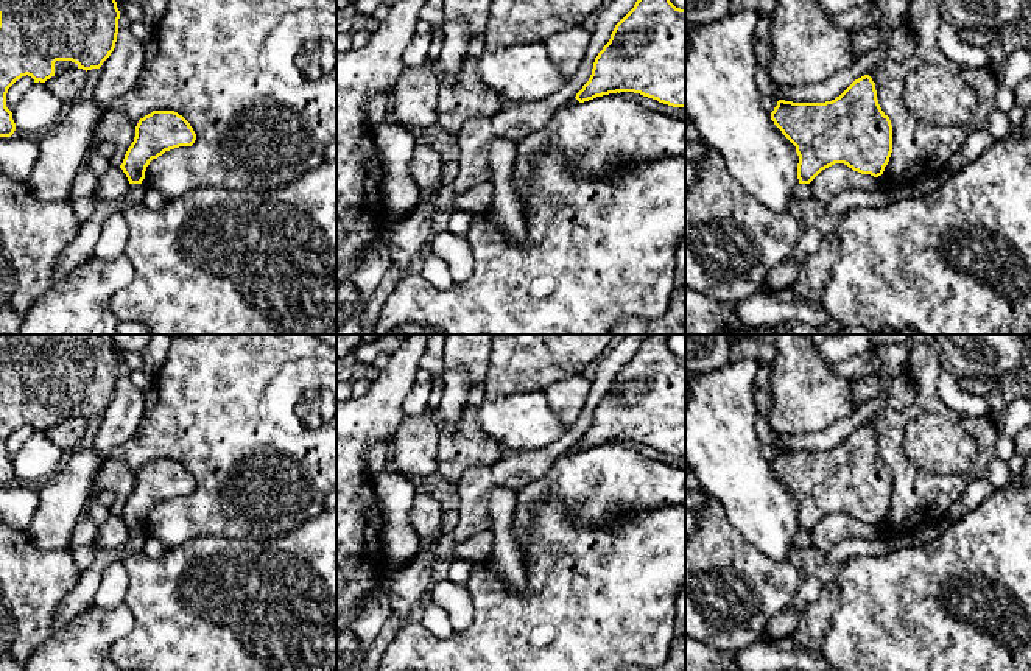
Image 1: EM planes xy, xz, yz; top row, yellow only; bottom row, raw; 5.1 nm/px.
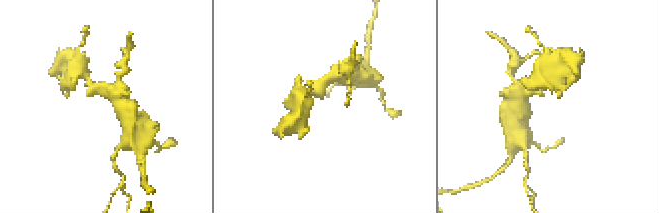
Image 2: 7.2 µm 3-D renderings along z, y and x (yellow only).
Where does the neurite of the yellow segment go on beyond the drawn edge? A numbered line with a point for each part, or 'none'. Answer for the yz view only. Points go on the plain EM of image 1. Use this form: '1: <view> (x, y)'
none

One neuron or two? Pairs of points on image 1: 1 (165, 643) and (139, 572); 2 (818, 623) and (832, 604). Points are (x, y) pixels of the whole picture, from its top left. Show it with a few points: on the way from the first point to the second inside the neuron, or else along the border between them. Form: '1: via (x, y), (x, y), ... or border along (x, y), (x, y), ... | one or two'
1: via (165, 626), (165, 598), (156, 589) | one
2: via (818, 618), (827, 609) | one

